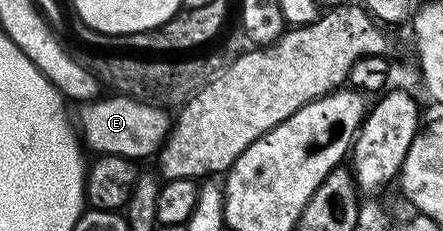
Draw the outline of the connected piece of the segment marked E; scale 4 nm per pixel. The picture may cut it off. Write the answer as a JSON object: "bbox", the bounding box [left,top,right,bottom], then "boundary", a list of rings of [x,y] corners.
{"bbox":[76,95,171,159],"boundary":[[[129,95],[99,96],[93,101],[79,104],[76,125],[80,137],[87,146],[95,149],[95,154],[122,156],[131,159],[153,158],[162,148],[171,128],[171,114],[165,113],[162,105],[151,105],[149,101],[139,101]]]}

